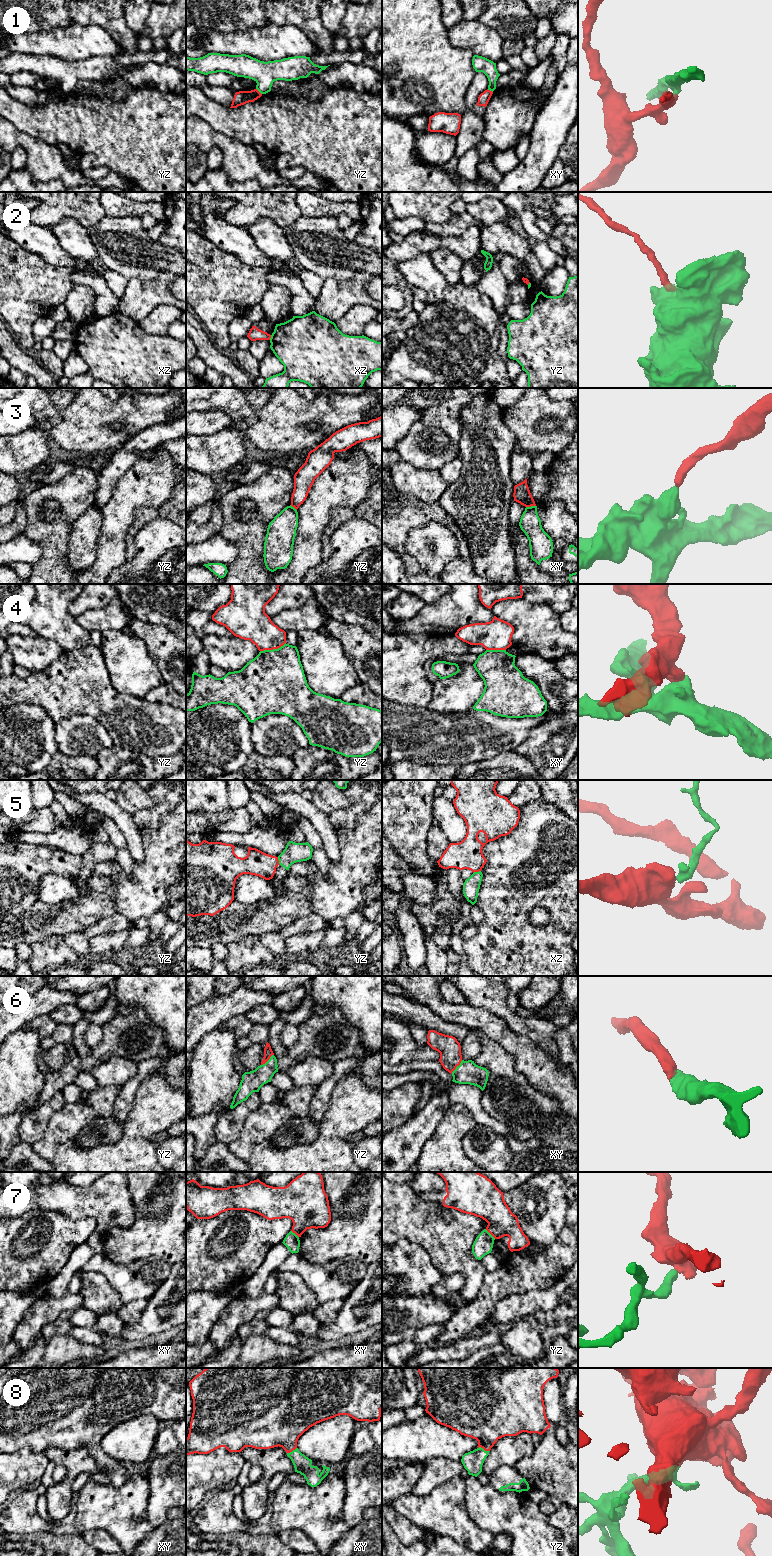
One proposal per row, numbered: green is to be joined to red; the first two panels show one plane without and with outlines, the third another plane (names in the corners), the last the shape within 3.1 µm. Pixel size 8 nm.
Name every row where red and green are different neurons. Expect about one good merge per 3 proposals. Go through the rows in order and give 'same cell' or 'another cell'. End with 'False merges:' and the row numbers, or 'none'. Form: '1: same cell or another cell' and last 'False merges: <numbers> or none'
1: another cell
2: another cell
3: another cell
4: another cell
5: another cell
6: same cell
7: another cell
8: same cell
False merges: 1, 2, 3, 4, 5, 7

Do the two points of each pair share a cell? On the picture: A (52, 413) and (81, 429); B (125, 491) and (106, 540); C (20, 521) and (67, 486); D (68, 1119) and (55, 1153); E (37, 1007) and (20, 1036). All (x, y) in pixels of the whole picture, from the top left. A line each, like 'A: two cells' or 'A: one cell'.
A: two cells
B: one cell
C: two cells
D: one cell
E: two cells

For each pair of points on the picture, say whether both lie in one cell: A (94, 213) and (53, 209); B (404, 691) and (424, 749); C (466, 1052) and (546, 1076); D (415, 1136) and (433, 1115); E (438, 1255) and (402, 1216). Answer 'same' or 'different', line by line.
A: same
B: different
C: different
D: same
E: same

